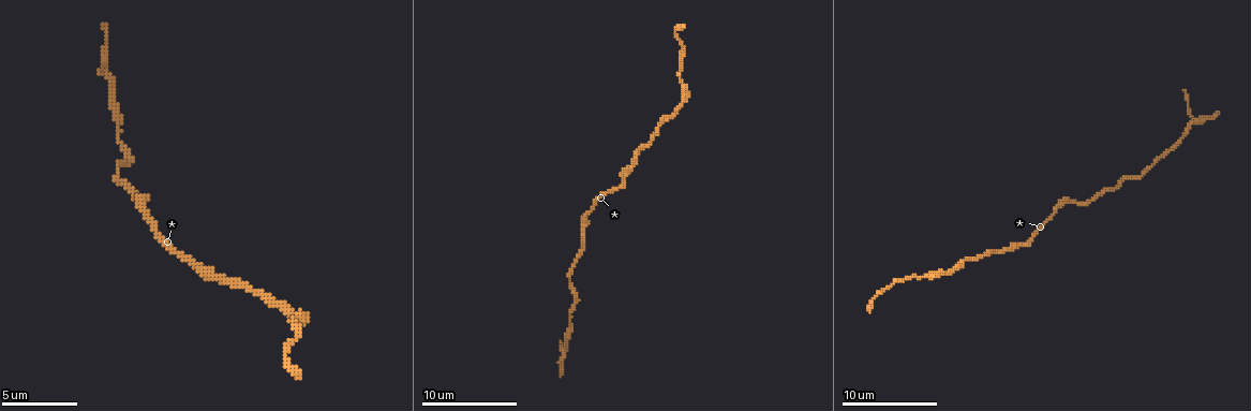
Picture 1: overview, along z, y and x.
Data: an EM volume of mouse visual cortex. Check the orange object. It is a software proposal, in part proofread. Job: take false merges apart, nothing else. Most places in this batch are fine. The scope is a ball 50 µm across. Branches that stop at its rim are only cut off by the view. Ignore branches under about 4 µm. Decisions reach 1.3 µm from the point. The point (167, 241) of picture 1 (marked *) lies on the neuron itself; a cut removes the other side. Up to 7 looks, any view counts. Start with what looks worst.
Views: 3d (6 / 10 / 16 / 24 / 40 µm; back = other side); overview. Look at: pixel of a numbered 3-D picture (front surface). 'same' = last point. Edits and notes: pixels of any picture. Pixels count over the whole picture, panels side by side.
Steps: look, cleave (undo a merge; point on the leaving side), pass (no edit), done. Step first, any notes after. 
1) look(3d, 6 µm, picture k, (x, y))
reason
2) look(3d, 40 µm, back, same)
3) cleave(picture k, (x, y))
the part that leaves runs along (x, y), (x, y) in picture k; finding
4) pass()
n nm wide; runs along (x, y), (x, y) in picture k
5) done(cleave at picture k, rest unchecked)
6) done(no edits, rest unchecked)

look(3d, 6 µm, picture 1, (1026, 244))
calibre changes

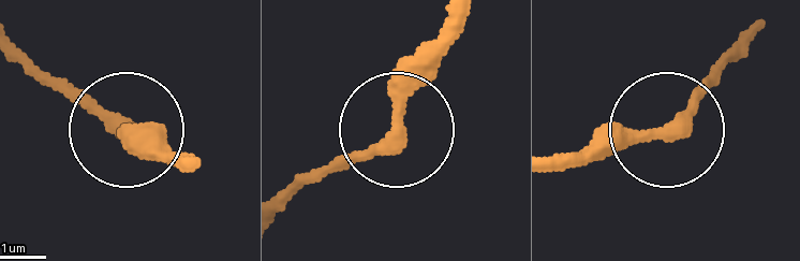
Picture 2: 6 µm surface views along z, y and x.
pass()
330 nm wide; runs along (728, 51), (663, 124), (617, 127), (574, 150) in picture 2; continuous, no second neuron

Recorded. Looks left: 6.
look(3d, 10 µm, picture 1, (1077, 201))
calibre changes

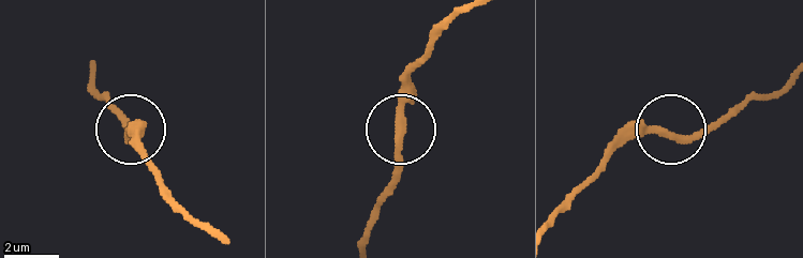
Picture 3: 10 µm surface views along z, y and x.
pass()
runs along (563, 201), (630, 139), (699, 134), (731, 116) in picture 3; continuous, no second neuron

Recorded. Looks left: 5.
look(3d, 6 µm, picture 1, (978, 255))
sudden change in width

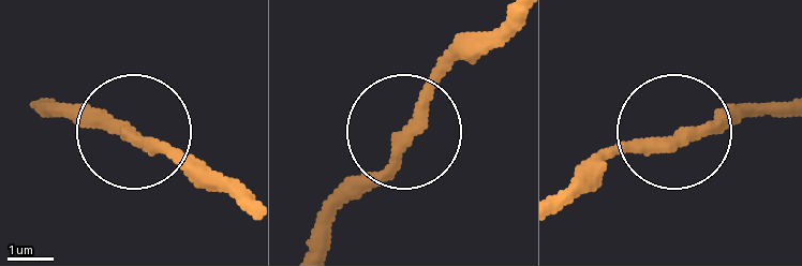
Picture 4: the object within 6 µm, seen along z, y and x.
pass()
runs along (307, 245), (472, 53) in picture 4; one neuron here

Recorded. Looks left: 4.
done(no edits, rest unchecked)

